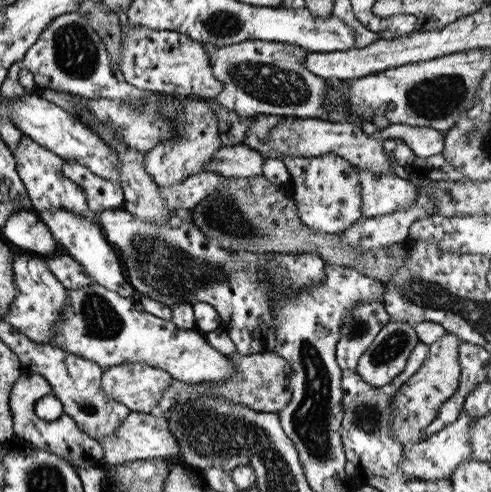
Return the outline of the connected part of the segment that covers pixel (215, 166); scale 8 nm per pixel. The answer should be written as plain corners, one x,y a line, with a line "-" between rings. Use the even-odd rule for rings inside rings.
244,143
218,149
203,170
226,177
263,175
264,156

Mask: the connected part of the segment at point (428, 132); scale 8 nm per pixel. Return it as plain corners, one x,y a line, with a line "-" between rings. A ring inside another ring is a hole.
390,124
372,134
372,138
403,140
416,156
428,158
443,151
445,135
427,126
411,127
409,124

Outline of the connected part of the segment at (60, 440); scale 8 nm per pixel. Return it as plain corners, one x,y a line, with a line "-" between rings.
38,374
20,375
10,389
10,396
7,404
10,405
10,412
13,422
13,436
31,442
37,448
53,452
73,465
82,468
107,468
103,462
103,450
98,440
80,430
76,421
67,414
62,414
56,420
42,420
36,416
36,402
42,396
53,395
52,387
46,382
43,376

